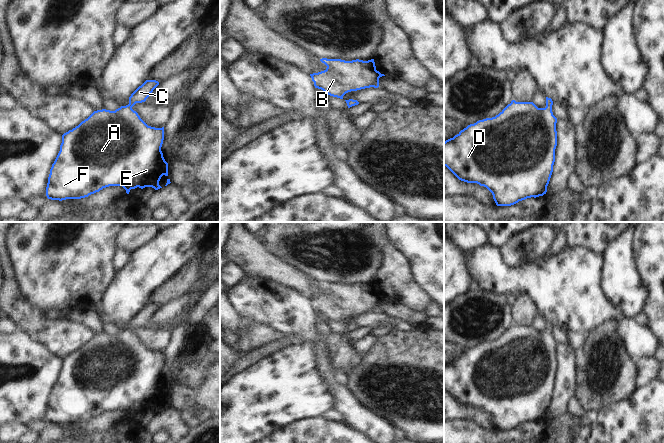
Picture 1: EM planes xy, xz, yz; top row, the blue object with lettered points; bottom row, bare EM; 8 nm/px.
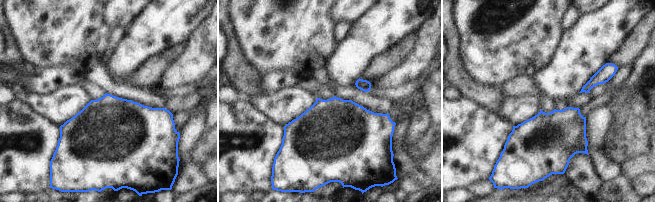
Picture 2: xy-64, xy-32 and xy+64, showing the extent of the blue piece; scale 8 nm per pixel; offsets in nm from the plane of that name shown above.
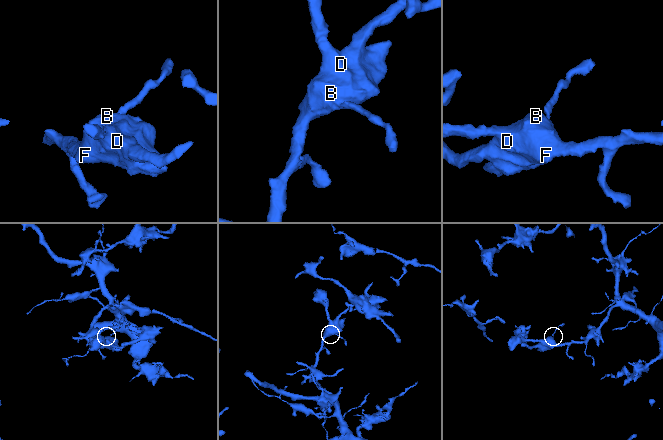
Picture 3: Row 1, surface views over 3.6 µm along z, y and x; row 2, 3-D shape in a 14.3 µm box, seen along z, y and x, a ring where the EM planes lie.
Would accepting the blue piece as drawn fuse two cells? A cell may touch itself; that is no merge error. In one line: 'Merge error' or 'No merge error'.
No merge error

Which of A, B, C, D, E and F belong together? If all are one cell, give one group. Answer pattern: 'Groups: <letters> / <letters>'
Groups: A B C D E F

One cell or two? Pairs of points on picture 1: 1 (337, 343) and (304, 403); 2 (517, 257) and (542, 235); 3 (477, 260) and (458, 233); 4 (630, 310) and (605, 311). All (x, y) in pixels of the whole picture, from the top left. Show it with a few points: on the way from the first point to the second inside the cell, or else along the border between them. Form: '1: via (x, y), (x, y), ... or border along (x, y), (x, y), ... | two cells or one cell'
1: via (317, 342), (304, 355), (304, 383) | one cell
2: via (523, 251), (536, 241) | one cell
3: border along (488, 242), (466, 252) | two cells
4: border along (603, 293), (624, 316) | two cells

